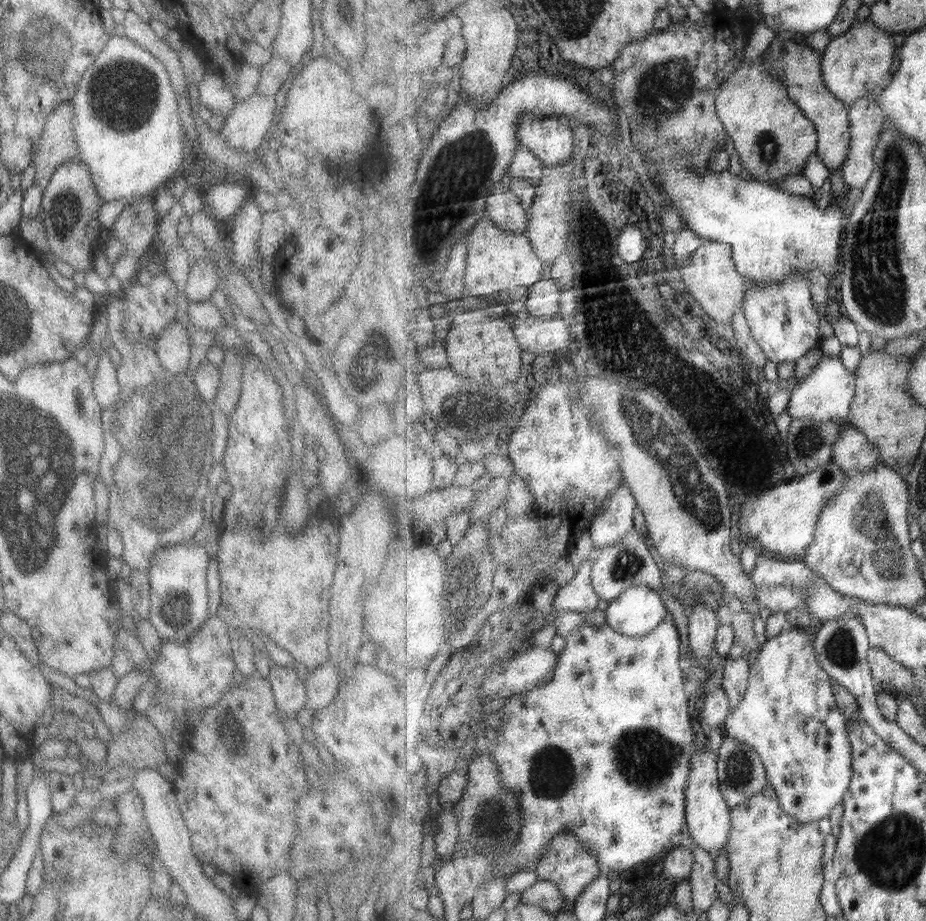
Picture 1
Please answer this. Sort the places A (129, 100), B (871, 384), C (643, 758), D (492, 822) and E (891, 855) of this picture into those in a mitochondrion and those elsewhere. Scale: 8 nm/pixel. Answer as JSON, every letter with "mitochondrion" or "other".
{"A":"mitochondrion","B":"other","C":"mitochondrion","D":"mitochondrion","E":"mitochondrion"}

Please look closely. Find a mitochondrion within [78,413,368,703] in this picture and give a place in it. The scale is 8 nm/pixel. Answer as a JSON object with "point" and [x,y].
{"point":[178,608]}

